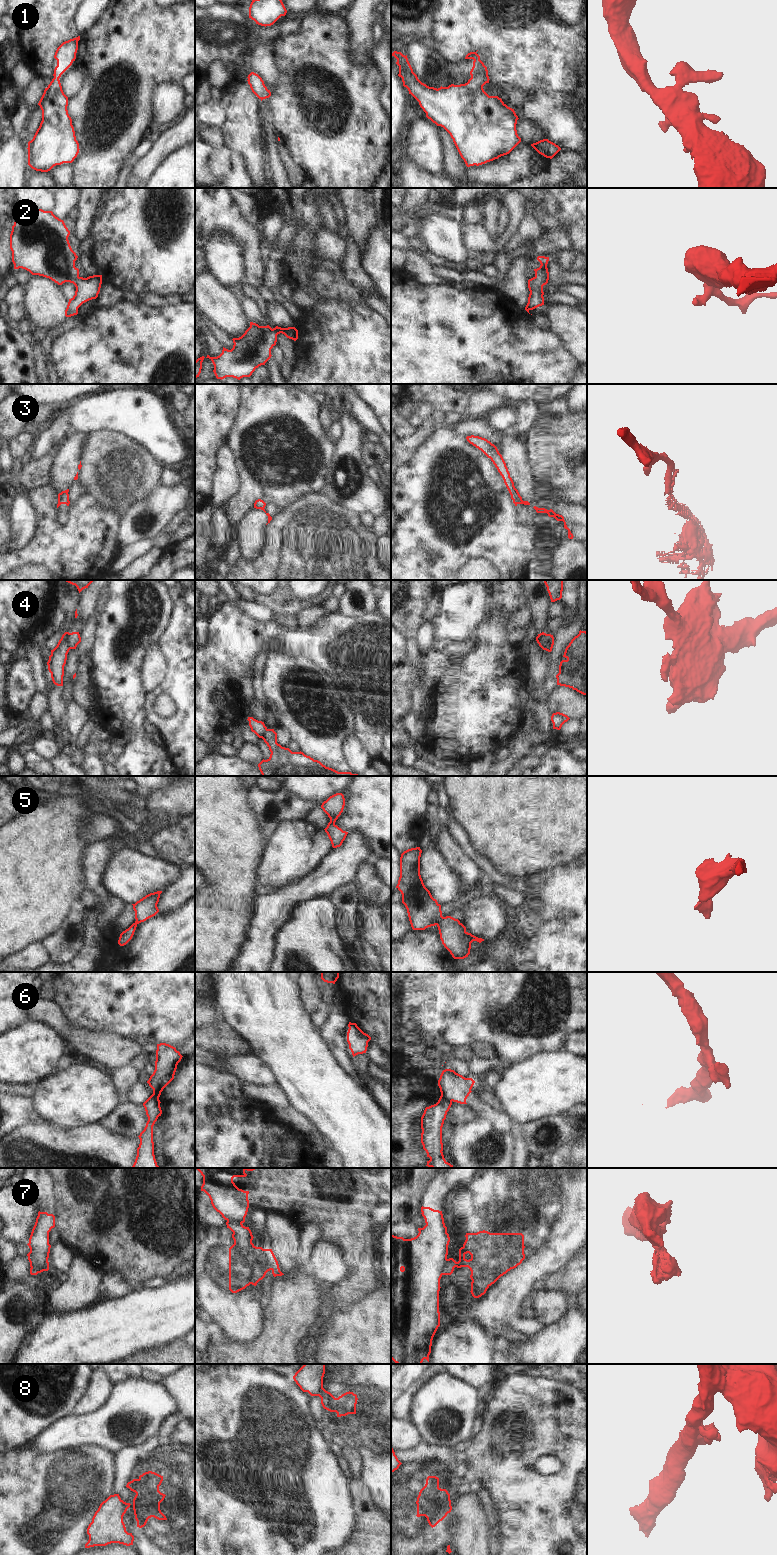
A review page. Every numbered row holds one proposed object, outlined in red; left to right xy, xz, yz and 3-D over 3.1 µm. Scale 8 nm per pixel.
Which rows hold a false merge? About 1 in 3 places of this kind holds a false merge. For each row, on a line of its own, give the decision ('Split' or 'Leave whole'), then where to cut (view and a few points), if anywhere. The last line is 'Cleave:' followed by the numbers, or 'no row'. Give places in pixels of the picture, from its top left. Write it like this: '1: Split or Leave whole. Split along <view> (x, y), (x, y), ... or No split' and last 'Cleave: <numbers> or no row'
1: Leave whole. No split
2: Leave whole. No split
3: Split. Split along yz (515, 489), (518, 493)
4: Split. Split along yz (544, 633), (542, 636), (543, 644), (547, 650)
5: Leave whole. No split
6: Split. Split along yz (441, 1093), (452, 1100)
7: Split. Split along yz (447, 1259), (441, 1274)
8: Split. Split along yz (438, 1485), (434, 1490), (420, 1491)
Cleave: 3, 4, 6, 7, 8

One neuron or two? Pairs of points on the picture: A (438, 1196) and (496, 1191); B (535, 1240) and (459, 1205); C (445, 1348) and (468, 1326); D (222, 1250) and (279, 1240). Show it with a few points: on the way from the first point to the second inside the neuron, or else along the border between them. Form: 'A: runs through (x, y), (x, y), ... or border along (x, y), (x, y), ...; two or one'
A: border along (465, 1183), (454, 1186), (447, 1193), (441, 1210); two
B: runs through (516, 1233), (492, 1233), (478, 1219); one
C: runs through (451, 1342), (462, 1332); one
D: border along (271, 1248), (280, 1270); two

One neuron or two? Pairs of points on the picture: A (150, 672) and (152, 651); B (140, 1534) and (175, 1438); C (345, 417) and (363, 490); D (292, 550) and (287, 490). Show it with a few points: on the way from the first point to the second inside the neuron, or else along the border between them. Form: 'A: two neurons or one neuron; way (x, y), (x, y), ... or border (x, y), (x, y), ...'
A: one neuron; way (152, 667), (152, 656)
B: two neurons; border (171, 1442), (184, 1445)
C: one neuron; way (350, 435), (350, 453), (359, 462), (362, 472)
D: two neurons; border (308, 494), (280, 510)

